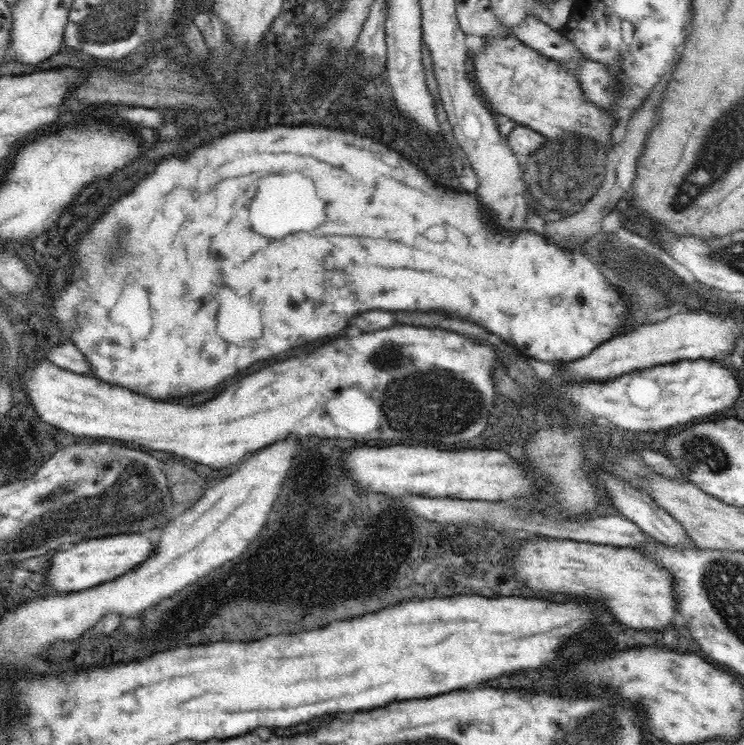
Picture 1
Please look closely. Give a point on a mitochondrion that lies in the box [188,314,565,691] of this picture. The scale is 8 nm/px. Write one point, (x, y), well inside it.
(441, 403)

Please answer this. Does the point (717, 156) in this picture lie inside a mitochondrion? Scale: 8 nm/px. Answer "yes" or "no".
yes

